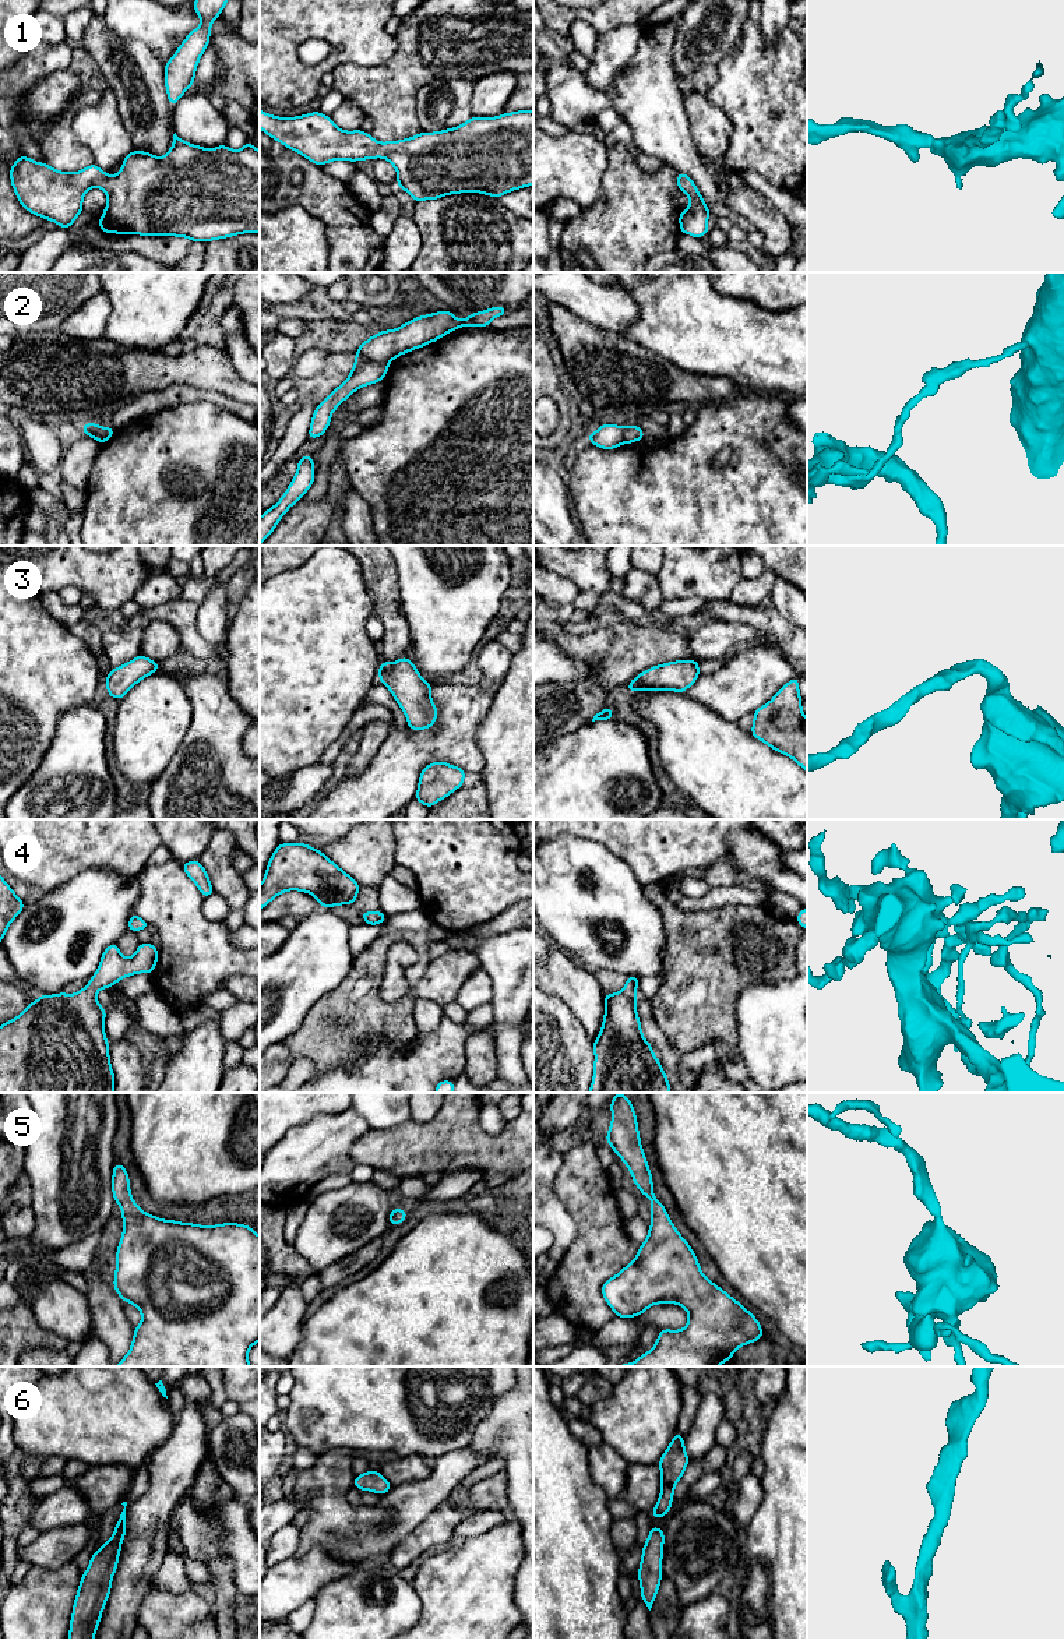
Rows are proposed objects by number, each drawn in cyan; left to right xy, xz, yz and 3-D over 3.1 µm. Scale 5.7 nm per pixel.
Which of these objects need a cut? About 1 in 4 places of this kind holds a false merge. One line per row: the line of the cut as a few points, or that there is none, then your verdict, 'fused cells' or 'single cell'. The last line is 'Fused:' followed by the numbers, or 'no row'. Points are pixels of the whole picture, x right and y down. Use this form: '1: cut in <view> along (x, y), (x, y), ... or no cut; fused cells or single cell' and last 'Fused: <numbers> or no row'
1: no cut; single cell
2: cut in xz along (358, 360), (374, 360), (387, 364); fused cells
3: no cut; single cell
4: no cut; single cell
5: no cut; single cell
6: no cut; single cell
Fused: 2

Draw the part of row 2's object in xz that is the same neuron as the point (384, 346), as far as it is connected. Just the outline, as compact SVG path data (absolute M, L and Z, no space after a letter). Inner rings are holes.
M496 306L485 311L471 313L466 320L454 317L448 310L416 317L397 329L383 329L360 343L355 360L390 364L399 355L429 345L459 327L486 328L492 318L505 314L508 314L505 307Z

